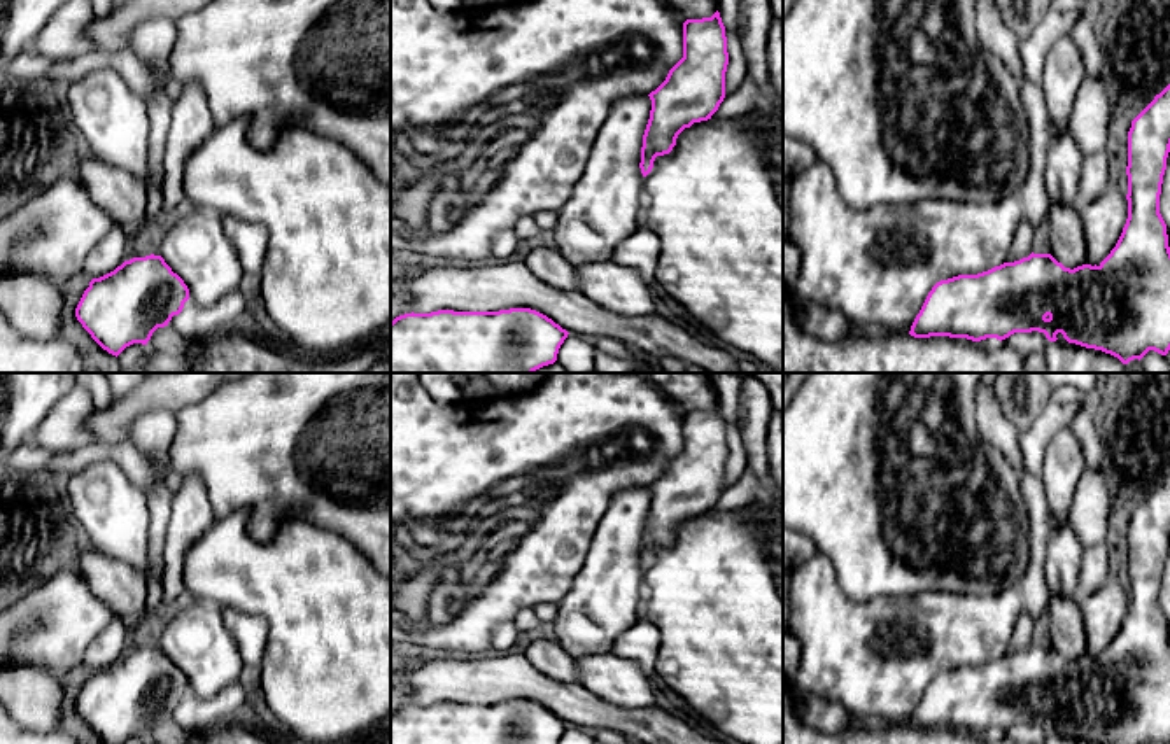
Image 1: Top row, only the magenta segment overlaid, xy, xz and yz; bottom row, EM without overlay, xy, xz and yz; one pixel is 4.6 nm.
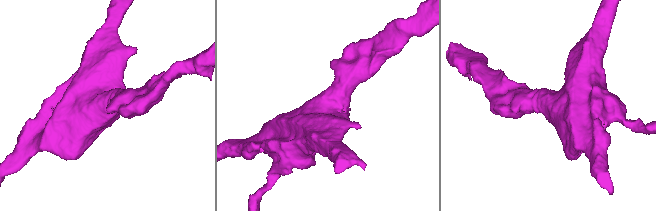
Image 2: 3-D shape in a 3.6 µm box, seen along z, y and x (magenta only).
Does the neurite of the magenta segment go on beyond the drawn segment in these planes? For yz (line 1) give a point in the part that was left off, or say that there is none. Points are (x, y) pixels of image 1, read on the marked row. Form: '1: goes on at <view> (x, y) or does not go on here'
1: does not go on here

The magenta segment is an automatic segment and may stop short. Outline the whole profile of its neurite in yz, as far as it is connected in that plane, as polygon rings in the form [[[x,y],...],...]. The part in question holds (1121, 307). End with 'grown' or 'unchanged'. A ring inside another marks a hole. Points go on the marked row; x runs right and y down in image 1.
[[[1170,84],[1131,121],[1128,131],[1128,219],[1110,254],[1096,266],[1065,268],[1051,254],[1030,254],[977,275],[958,275],[937,282],[928,292],[909,334],[914,338],[949,336],[981,341],[1005,340],[1014,333],[1044,333],[1056,341],[1061,333],[1068,343],[1102,350],[1123,364],[1142,359],[1149,350],[1166,355],[1170,350],[1170,247],[1166,224],[1159,214],[1159,194],[1170,152]]]; unchanged

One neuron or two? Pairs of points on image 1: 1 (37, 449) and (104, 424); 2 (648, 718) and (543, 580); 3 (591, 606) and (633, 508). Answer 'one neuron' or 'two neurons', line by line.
1: two neurons
2: two neurons
3: one neuron

